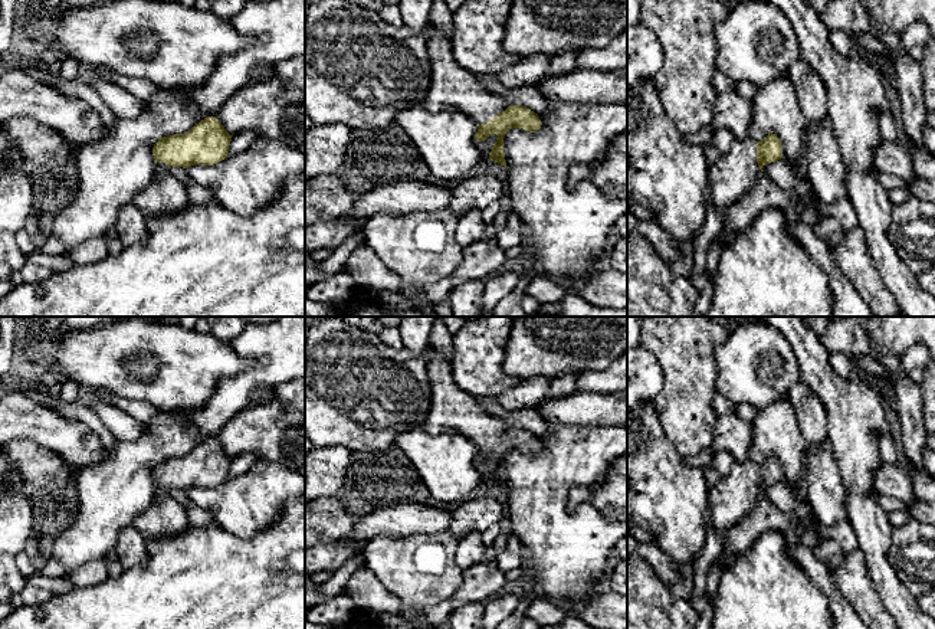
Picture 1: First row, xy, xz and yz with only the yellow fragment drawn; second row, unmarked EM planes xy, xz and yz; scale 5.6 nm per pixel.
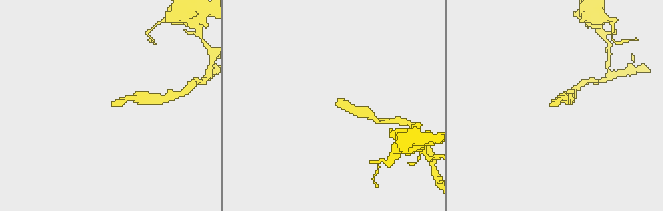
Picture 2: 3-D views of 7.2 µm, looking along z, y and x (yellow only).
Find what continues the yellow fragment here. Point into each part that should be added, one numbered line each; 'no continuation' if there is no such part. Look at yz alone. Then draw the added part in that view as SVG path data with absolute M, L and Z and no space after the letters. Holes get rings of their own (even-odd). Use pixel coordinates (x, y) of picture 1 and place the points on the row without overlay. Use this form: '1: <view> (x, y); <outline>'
1: yz (730, 500); M749 458L735 462L729 474L708 489L711 522L725 534L754 508L760 494L757 465Z

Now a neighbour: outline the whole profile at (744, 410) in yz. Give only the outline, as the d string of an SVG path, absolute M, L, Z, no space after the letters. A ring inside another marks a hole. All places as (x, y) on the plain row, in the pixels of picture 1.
M738 403L734 412L738 417L752 423L760 410L749 403Z

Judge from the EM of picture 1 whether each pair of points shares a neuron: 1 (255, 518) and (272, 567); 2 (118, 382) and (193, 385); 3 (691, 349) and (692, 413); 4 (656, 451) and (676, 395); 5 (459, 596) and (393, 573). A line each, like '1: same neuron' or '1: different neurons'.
1: different neurons
2: same neuron
3: same neuron
4: different neurons
5: different neurons

